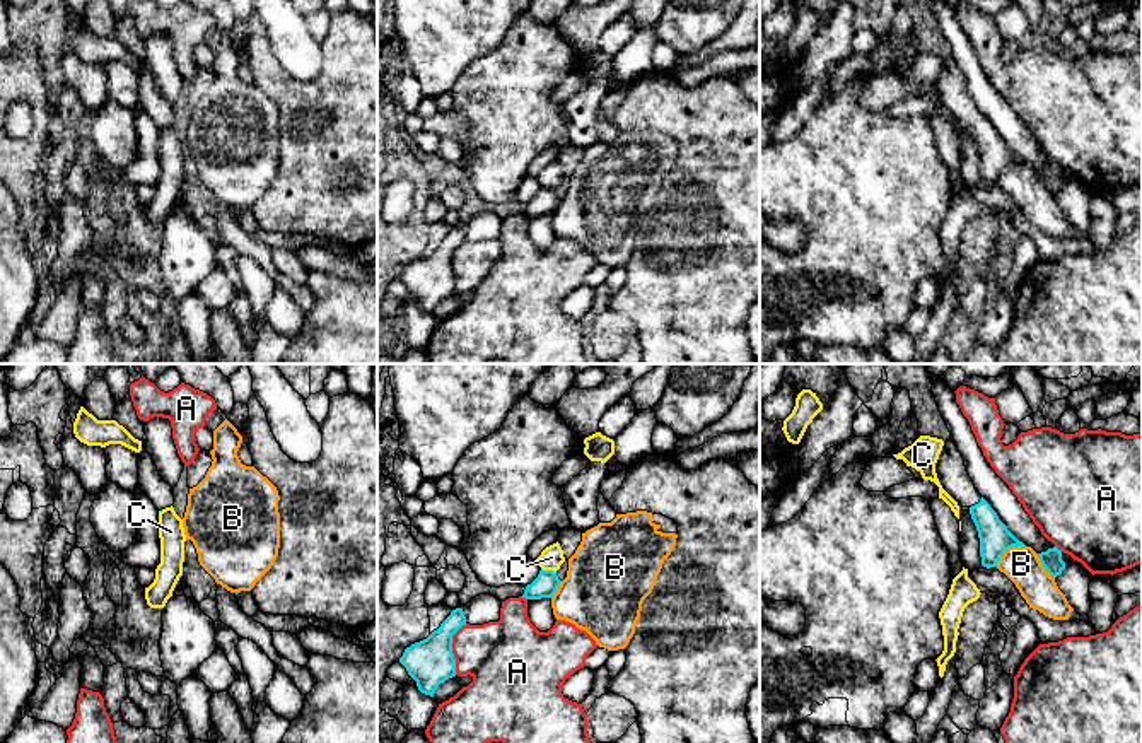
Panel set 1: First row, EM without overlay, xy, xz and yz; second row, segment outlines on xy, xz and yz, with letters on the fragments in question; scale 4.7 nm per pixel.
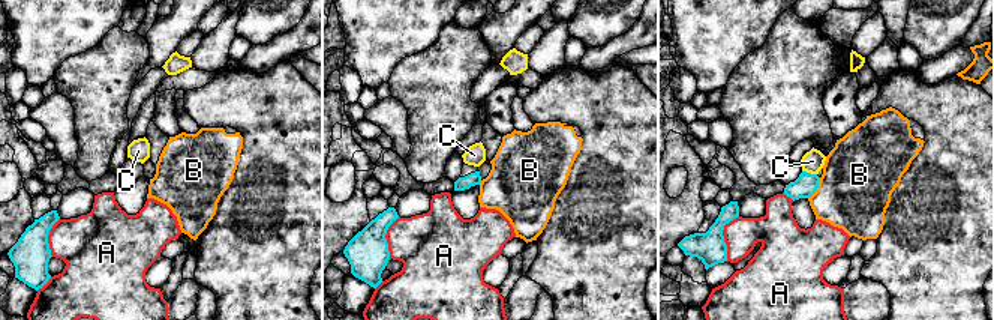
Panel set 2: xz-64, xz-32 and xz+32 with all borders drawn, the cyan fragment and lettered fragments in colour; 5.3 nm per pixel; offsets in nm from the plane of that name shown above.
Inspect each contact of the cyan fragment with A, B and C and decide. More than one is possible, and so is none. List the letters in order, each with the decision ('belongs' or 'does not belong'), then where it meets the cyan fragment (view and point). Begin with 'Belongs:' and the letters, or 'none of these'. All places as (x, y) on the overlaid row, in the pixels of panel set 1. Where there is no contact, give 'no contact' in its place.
Belongs: none of these
A: does not belong | xz (451, 648)
B: does not belong | yz (1007, 549)
C: does not belong | xz (548, 571)

